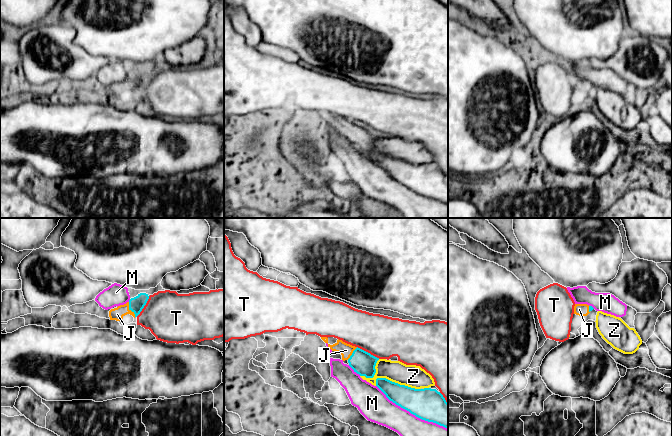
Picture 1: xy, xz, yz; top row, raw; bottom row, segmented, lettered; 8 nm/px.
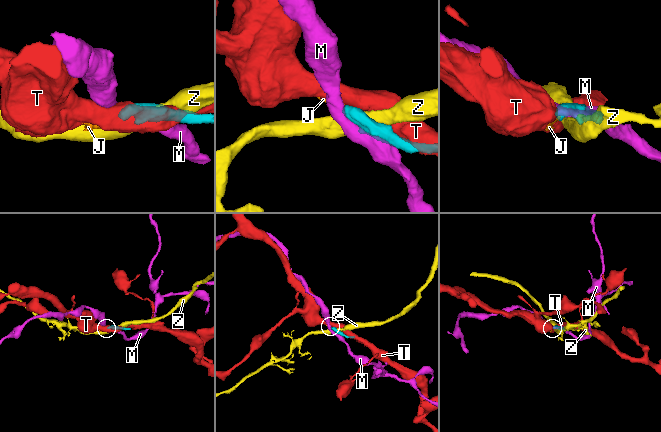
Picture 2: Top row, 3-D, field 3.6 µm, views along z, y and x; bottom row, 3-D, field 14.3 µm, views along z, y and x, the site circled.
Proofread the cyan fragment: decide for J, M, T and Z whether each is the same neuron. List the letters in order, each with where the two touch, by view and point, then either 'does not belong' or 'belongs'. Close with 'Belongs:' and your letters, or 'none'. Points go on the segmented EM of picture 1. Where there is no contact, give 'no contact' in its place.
J: meets cyan in xy at (129, 309); belongs
M: meets cyan in xz at (411, 413); does not belong
T: meets cyan in xz at (367, 352); does not belong
Z: meets cyan in xz at (397, 383); does not belong
Belongs: J

